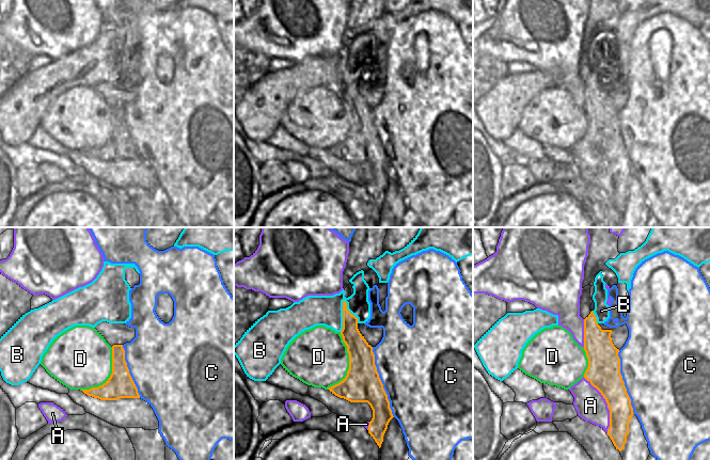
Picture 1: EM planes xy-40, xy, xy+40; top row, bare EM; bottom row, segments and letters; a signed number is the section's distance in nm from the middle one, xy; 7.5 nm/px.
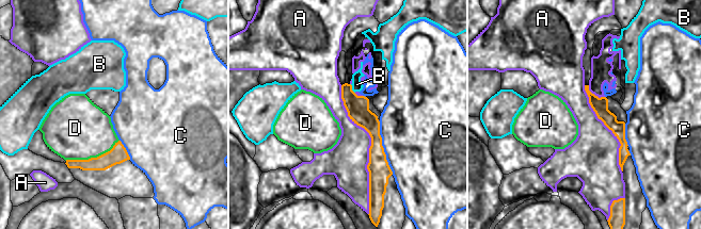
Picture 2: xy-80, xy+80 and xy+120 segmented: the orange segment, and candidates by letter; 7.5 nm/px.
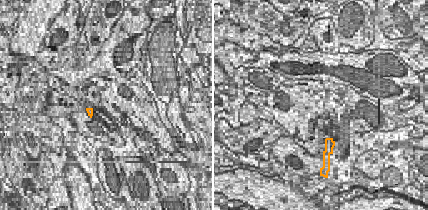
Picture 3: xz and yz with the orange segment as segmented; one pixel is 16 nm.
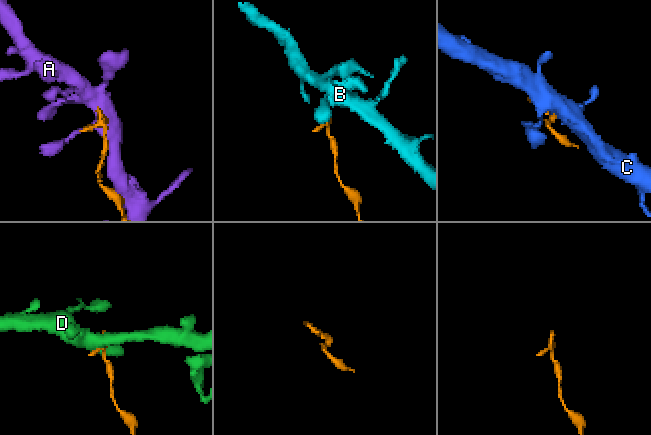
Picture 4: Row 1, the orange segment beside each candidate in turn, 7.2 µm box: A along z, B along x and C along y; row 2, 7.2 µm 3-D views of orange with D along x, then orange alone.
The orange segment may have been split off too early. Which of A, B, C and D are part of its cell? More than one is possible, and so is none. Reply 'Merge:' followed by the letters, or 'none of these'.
Merge: none of these

